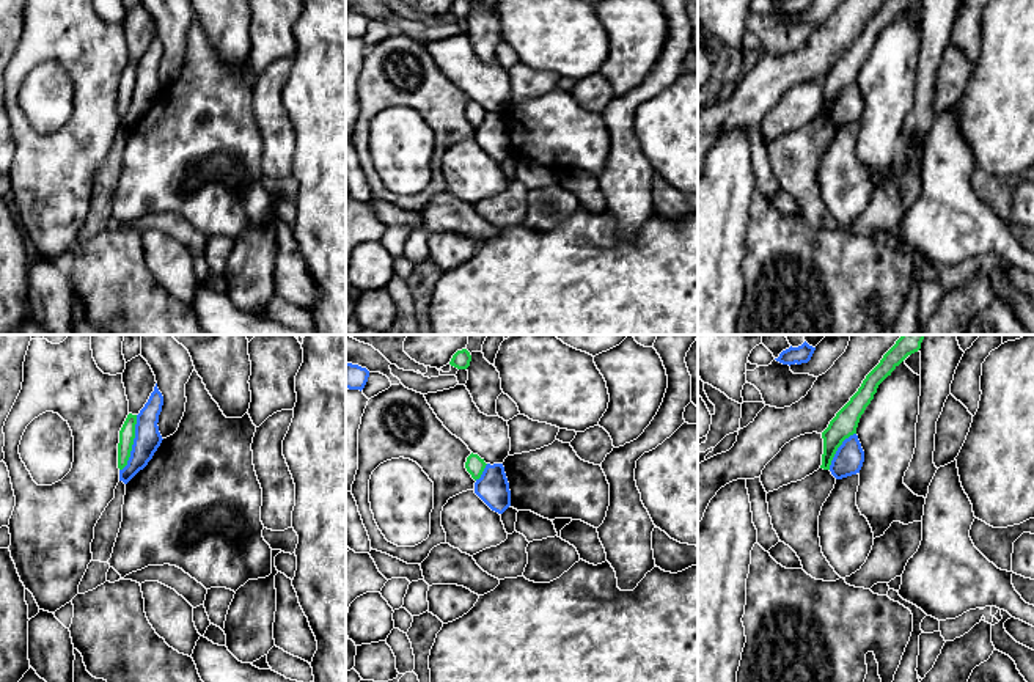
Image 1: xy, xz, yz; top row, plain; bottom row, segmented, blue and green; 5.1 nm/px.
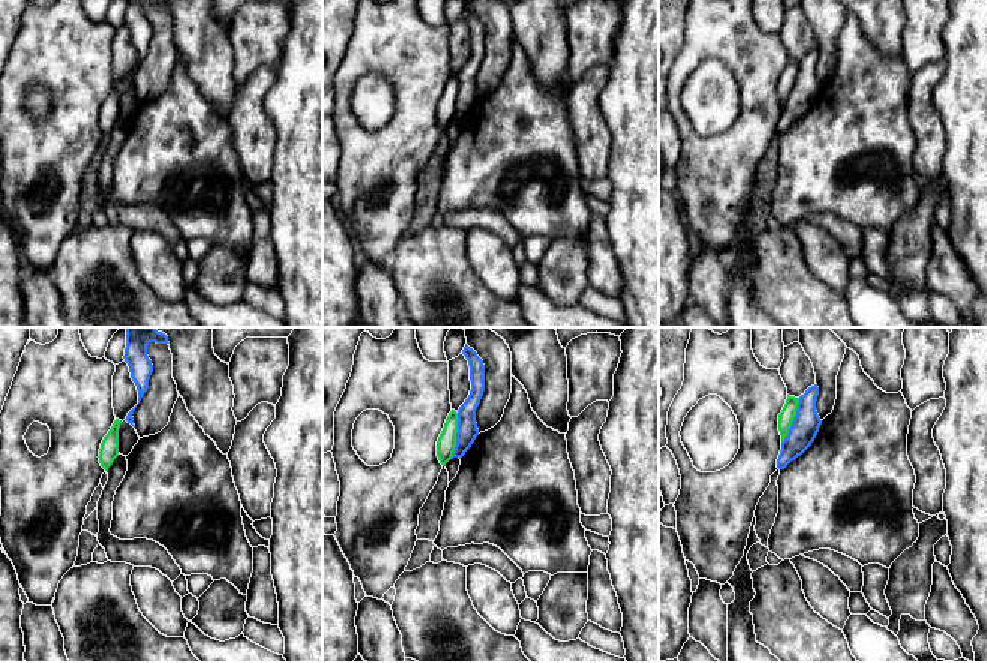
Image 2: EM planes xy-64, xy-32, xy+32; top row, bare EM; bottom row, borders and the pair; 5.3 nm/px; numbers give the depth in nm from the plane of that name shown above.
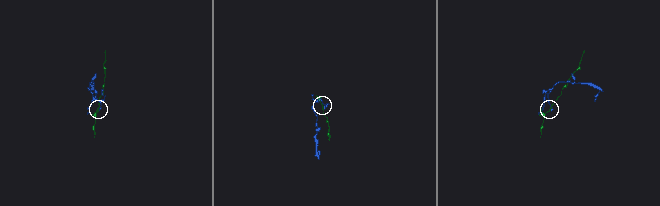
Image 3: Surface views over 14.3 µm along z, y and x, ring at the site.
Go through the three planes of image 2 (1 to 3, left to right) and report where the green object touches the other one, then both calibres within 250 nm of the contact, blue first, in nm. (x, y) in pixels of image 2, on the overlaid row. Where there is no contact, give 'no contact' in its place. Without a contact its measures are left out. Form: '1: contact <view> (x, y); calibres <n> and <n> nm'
1: no contact
2: contact xy-32 (456, 435); calibres 110 and 100 nm
3: contact xy+32 (794, 420); calibres 150 and 80 nm

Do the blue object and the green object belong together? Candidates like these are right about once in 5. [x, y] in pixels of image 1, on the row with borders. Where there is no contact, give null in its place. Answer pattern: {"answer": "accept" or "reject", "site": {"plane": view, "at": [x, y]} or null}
{"answer": "reject", "site": {"plane": "xy", "at": [134, 443]}}

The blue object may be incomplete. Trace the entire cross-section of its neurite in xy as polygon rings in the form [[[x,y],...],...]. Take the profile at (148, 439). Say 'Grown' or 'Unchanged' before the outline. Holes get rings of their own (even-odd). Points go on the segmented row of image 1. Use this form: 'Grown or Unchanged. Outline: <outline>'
Unchanged. Outline: [[[156,383],[148,402],[137,415],[135,438],[127,465],[119,470],[119,481],[124,484],[148,465],[163,440],[157,426],[162,405],[163,396]]]

